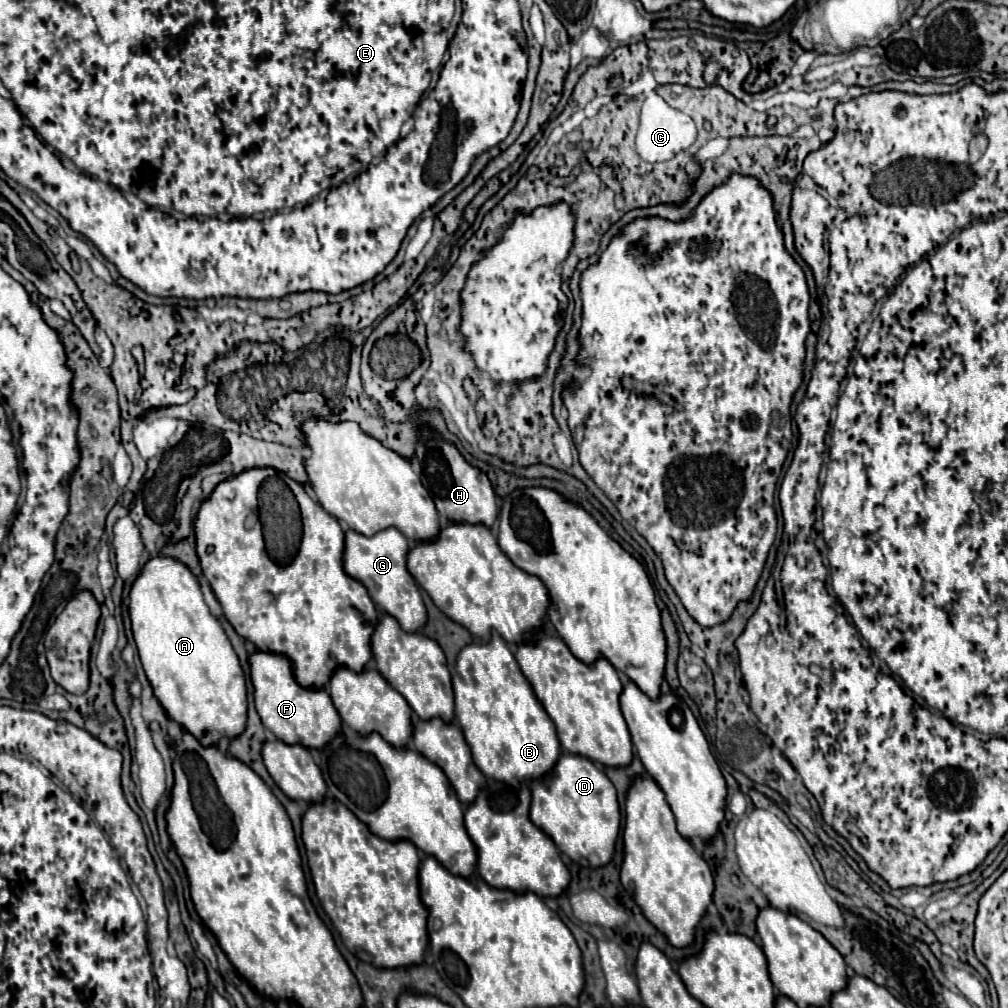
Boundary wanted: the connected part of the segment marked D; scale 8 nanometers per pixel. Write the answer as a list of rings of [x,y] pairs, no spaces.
[[[562,754],[554,770],[546,778],[534,780],[530,790],[530,820],[554,840],[560,852],[588,868],[602,868],[612,860],[620,832],[618,796],[608,776],[598,770],[592,760],[574,754]]]

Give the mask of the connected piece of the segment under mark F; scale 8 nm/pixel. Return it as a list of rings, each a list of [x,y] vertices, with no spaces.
[[[256,652],[250,656],[250,676],[254,684],[254,702],[262,724],[284,744],[300,744],[304,748],[322,750],[342,728],[338,710],[326,690],[302,688],[292,674],[292,664],[280,654]]]

